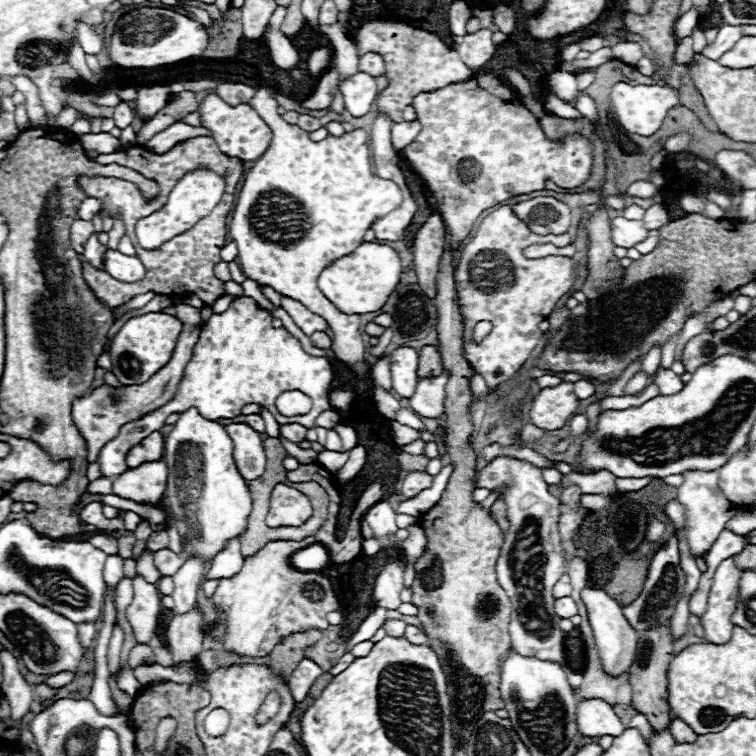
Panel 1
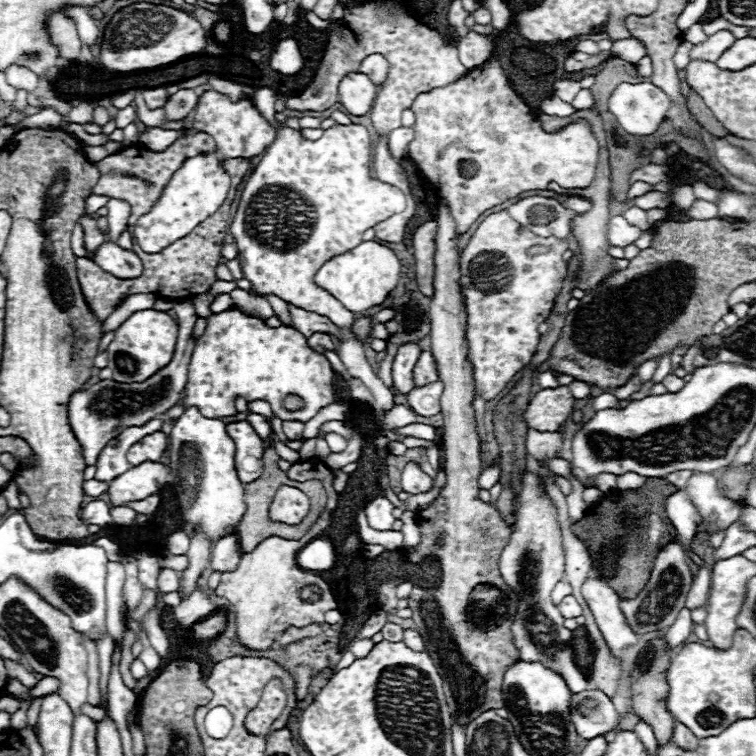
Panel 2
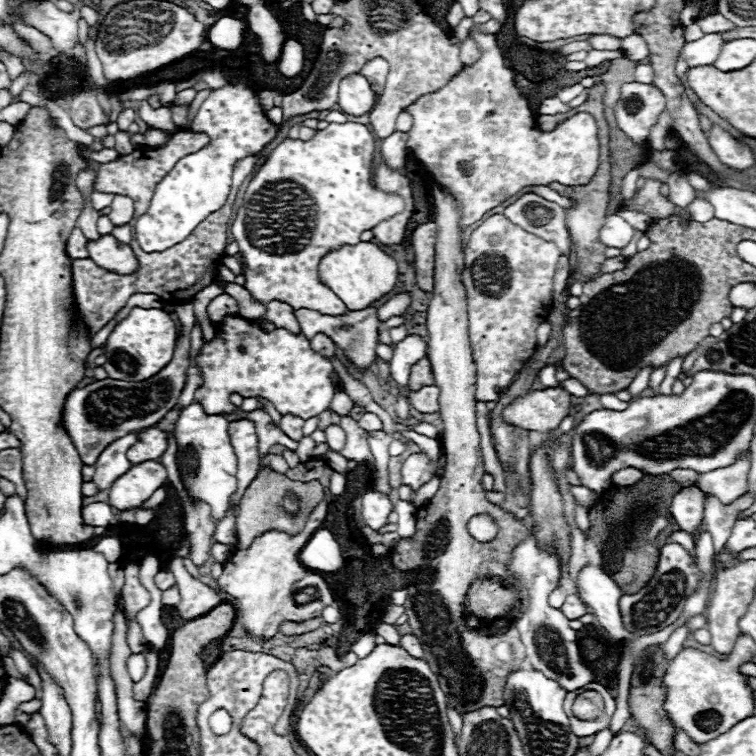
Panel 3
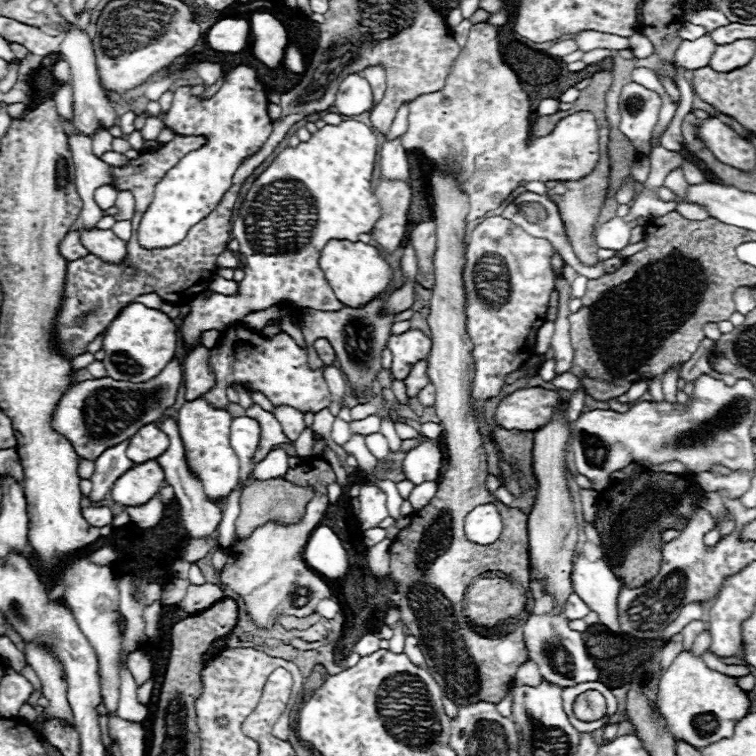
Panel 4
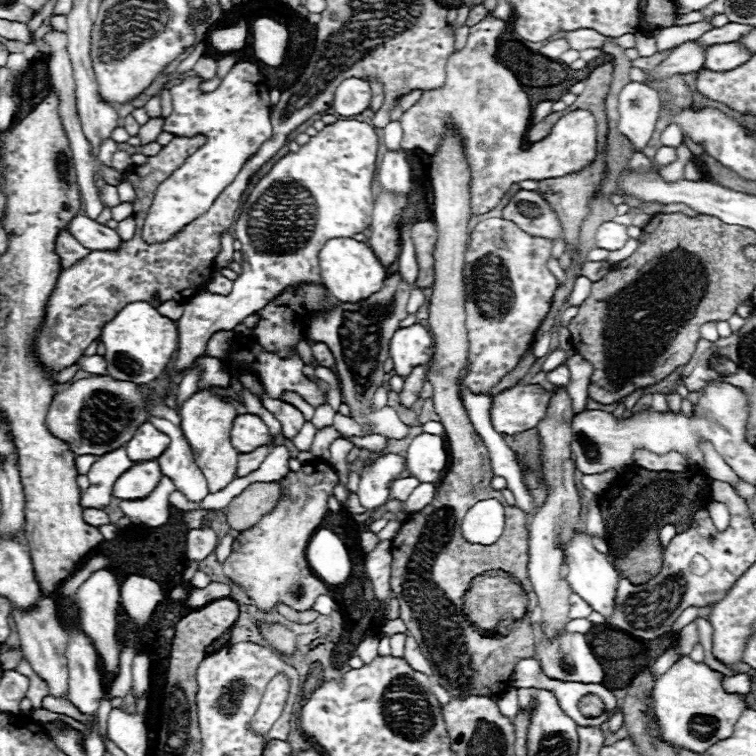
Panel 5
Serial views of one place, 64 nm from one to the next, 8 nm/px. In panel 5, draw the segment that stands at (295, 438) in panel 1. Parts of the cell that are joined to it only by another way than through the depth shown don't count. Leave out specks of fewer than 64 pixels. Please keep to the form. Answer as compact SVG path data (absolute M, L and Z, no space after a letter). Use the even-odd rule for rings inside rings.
M264 394L264 406L280 420L280 424L282 424L282 434L286 436L286 438L294 438L298 432L300 432L300 428L304 426L304 416L302 416L302 412L298 410L298 408L294 408L292 404L288 404L288 402L282 402L282 400L272 400L272 398L268 398L266 394Z

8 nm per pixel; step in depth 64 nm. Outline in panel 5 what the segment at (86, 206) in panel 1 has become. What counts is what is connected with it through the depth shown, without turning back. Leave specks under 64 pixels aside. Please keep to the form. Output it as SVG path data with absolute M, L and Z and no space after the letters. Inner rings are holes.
M106 186L106 188L102 188L102 192L98 194L98 198L100 198L100 202L104 204L104 206L118 206L120 204L120 200L118 200L118 190L116 190L116 186Z

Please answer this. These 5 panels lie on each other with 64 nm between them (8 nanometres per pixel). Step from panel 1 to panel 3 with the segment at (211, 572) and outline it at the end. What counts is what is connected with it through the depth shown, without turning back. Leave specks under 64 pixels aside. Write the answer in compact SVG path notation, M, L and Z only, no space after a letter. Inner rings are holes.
M220 542L212 544L212 558L216 562L222 562L222 564L230 562L234 552L236 552L236 544L220 544Z

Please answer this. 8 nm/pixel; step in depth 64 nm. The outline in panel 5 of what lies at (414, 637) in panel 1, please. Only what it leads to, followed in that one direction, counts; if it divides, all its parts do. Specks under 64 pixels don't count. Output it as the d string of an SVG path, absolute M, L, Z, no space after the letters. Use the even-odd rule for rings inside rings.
M408 636L408 638L406 638L404 658L406 658L406 662L408 662L414 670L424 672L424 674L428 674L428 676L430 676L430 664L428 664L428 660L422 656L418 642L416 642L412 636Z

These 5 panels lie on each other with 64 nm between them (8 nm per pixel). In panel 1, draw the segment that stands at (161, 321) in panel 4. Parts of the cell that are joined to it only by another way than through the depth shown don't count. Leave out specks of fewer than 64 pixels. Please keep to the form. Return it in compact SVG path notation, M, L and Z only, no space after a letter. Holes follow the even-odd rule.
M148 312L144 316L126 320L110 346L112 372L120 380L120 384L134 386L150 380L150 376L154 376L172 358L180 332L182 332L182 322L166 312Z

